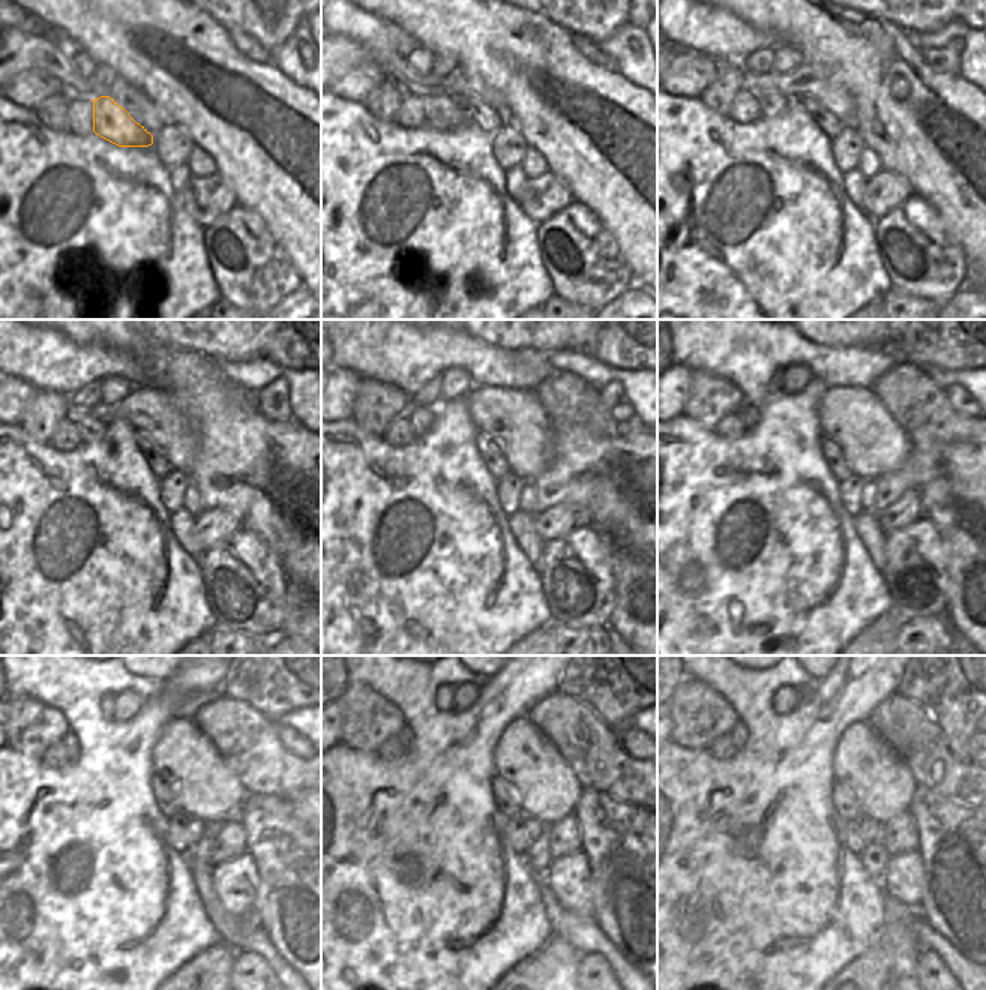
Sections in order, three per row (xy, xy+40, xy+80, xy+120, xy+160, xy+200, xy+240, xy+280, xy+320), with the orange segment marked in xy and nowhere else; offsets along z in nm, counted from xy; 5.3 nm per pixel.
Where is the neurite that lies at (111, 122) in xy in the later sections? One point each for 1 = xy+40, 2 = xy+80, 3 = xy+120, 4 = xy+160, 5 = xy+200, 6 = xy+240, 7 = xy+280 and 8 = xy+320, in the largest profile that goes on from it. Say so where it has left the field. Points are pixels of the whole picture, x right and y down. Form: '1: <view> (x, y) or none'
1: xy+40 (441, 113)
2: xy+80 (772, 102)
3: xy+120 (89, 426)
4: xy+160 (420, 416)
5: xy+200 (749, 413)
6: xy+240 (69, 740)
7: xy+280 (405, 737)
8: xy+320 (739, 734)

